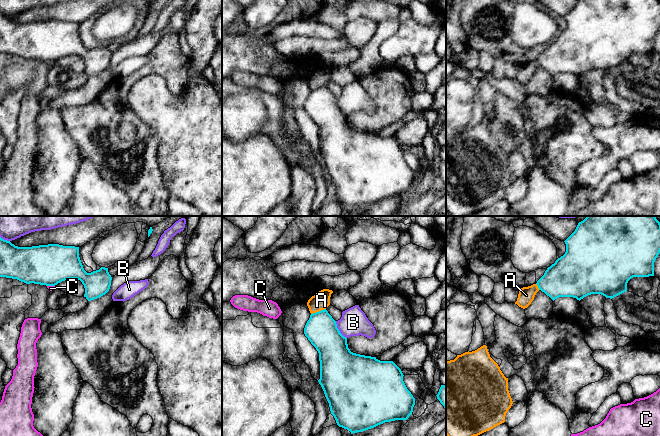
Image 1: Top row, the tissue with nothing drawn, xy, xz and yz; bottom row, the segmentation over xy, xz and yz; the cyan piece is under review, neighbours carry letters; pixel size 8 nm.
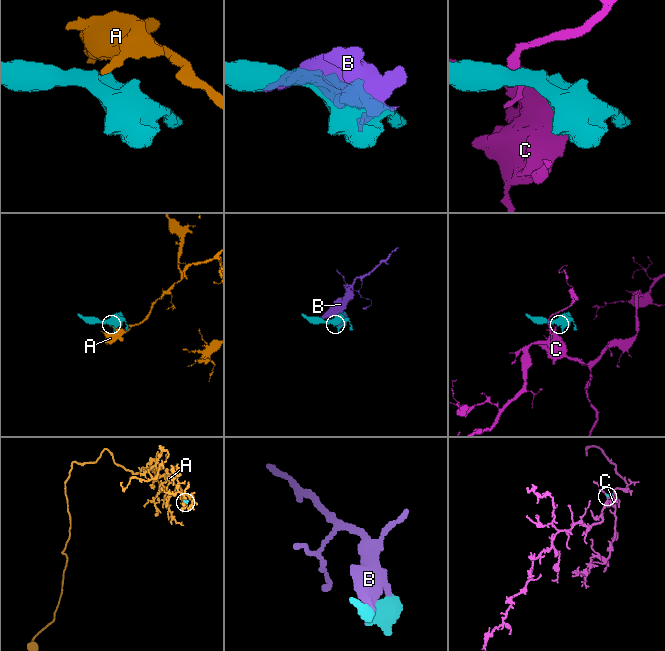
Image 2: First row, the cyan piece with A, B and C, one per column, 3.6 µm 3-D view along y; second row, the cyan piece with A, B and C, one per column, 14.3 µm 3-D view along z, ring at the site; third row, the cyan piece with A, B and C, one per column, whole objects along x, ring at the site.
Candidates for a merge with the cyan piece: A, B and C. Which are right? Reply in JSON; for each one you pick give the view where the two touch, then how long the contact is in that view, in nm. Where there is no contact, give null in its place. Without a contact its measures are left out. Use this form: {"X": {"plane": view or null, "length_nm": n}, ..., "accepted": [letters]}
{"accepted": []}

